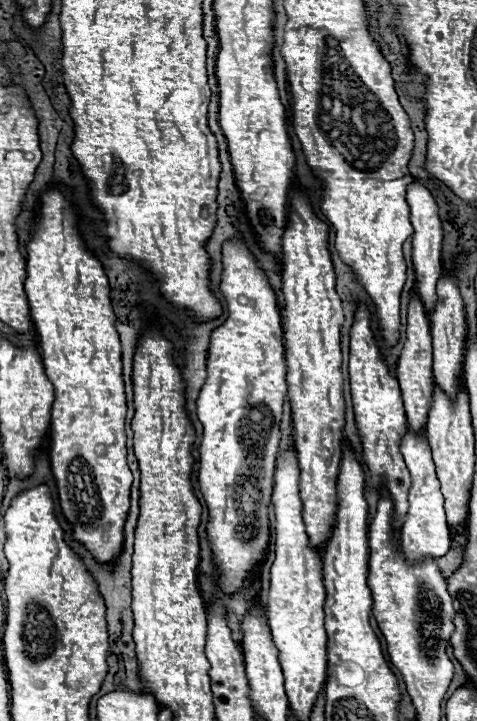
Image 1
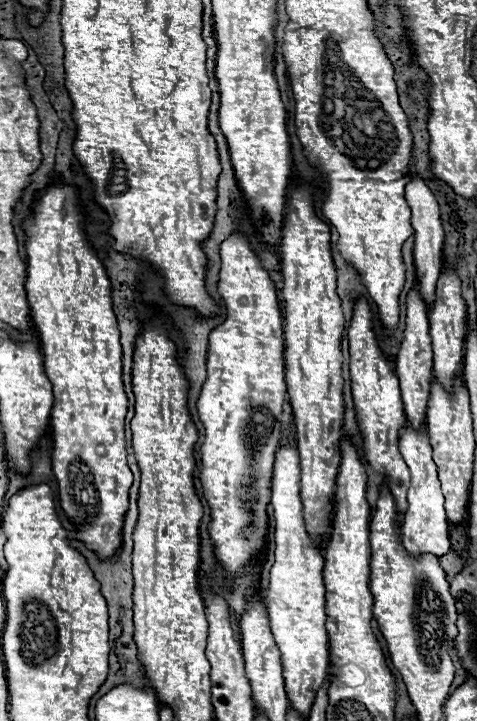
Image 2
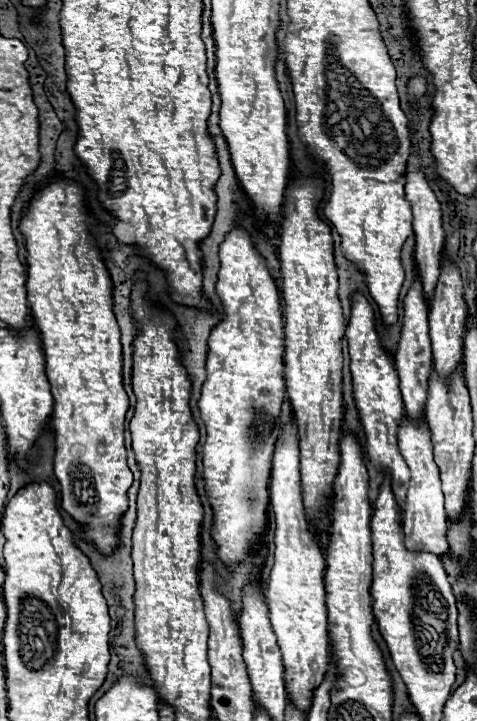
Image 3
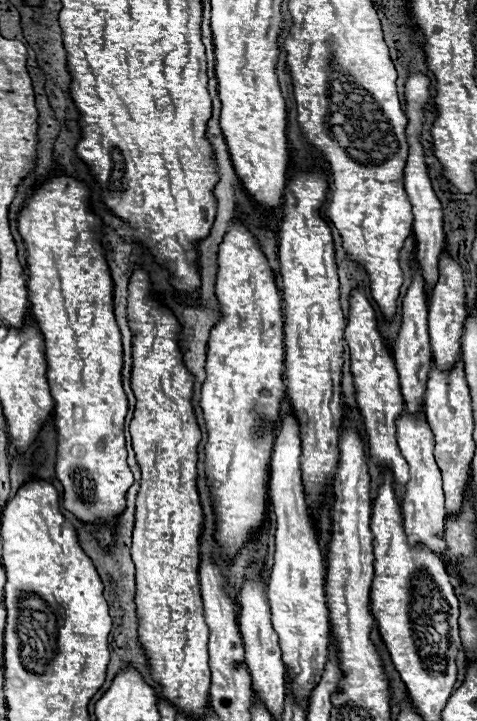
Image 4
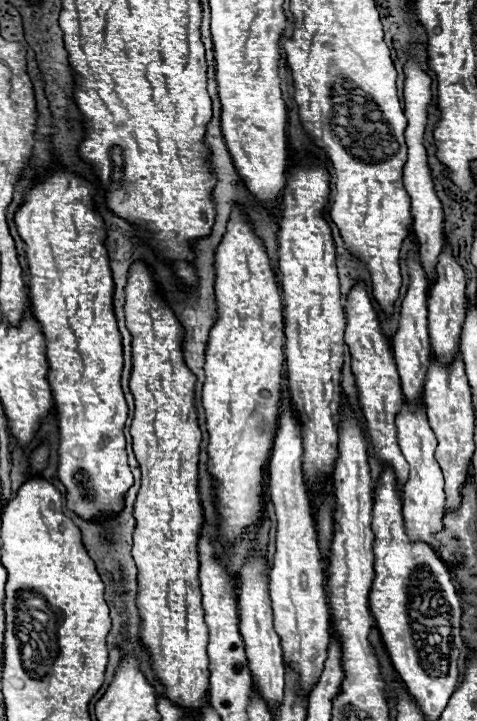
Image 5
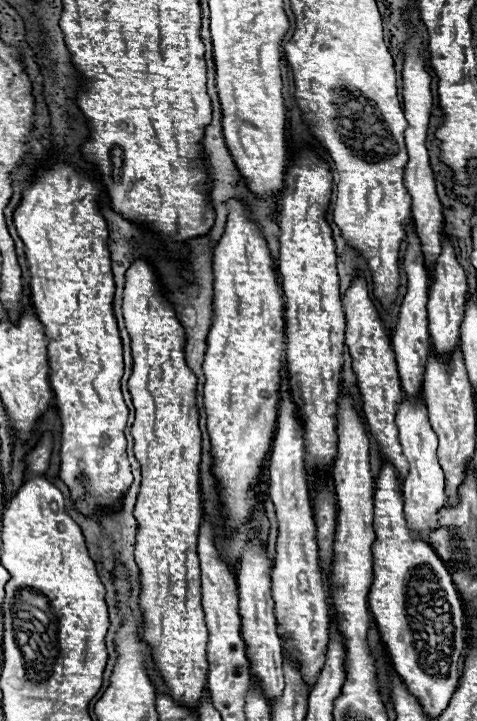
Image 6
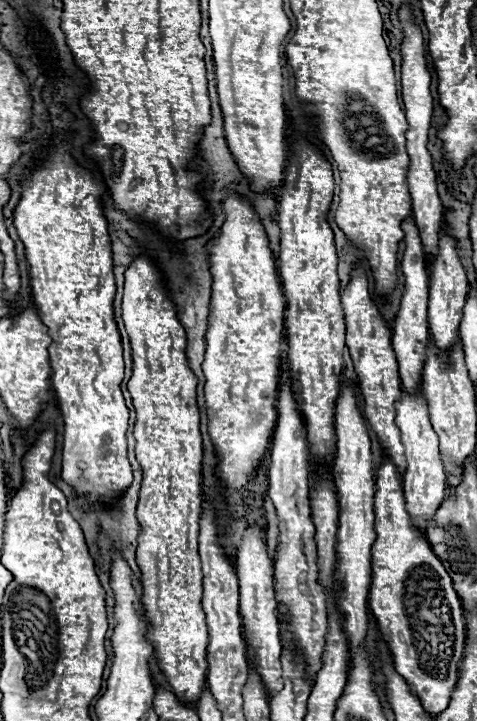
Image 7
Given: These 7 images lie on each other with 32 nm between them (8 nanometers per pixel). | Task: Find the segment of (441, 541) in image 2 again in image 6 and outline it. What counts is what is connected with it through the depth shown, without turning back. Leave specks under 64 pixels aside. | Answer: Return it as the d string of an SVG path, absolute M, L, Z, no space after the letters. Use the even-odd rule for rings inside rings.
M404 398L402 404L398 406L396 414L396 426L398 426L398 438L404 450L404 456L410 462L410 472L404 480L402 492L404 492L404 514L406 522L410 528L410 534L414 538L422 538L424 542L432 544L430 532L438 530L438 512L446 504L446 494L444 494L444 472L438 464L436 458L436 448L438 448L438 438L434 430L428 424L428 414L426 414L426 404L422 398Z

